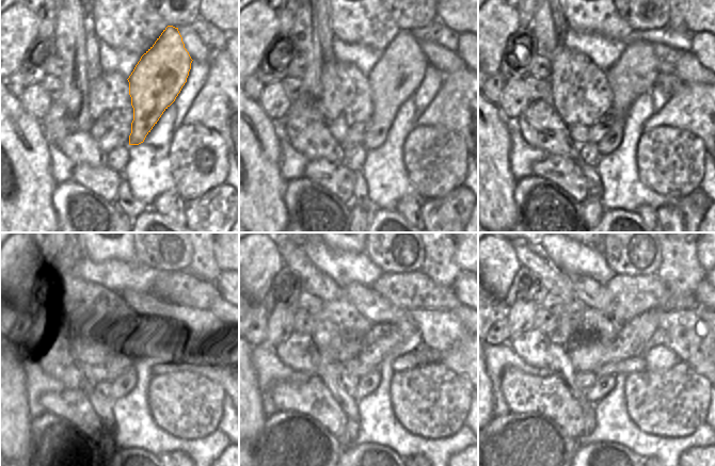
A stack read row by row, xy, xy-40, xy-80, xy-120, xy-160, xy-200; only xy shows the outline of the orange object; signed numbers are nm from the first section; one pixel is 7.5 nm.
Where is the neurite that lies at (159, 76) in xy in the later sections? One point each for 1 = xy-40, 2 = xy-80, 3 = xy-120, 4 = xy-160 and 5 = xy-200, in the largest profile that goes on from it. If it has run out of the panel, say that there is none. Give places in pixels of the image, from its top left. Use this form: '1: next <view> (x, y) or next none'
1: next xy-40 (394, 79)
2: next xy-80 (636, 71)
3: next xy-120 (149, 312)
4: next xy-160 (383, 311)
5: next xy-200 (604, 385)

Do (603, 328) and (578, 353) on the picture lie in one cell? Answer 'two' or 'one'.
one

